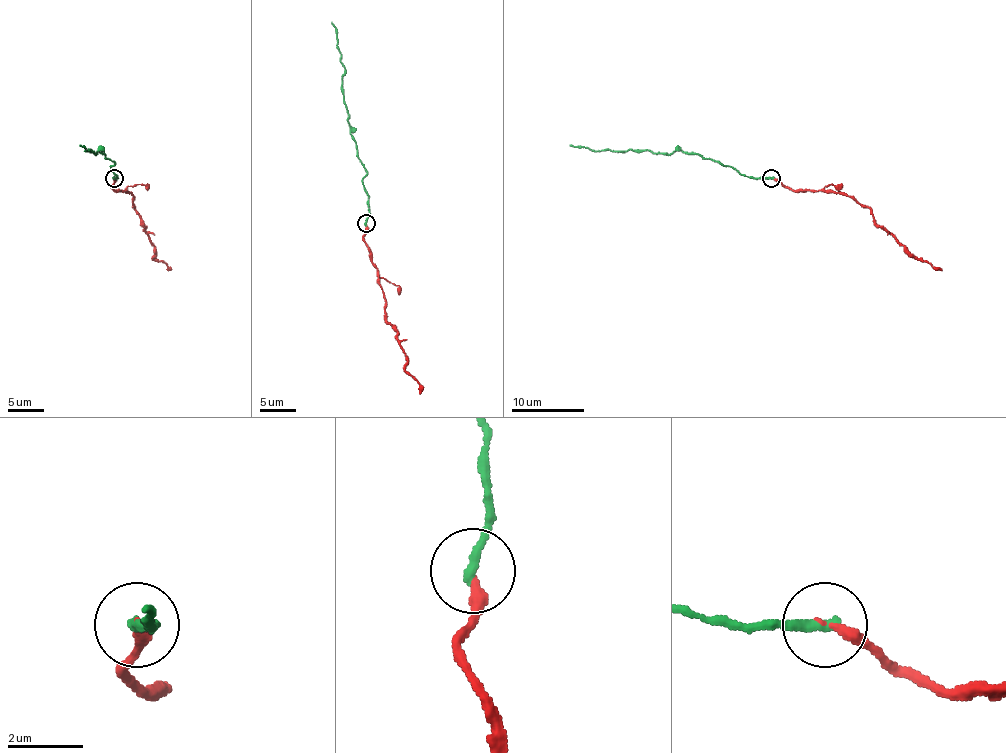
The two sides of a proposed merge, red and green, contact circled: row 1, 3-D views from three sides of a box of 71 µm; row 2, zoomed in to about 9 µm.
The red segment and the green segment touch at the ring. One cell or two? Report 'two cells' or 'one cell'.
two cells

